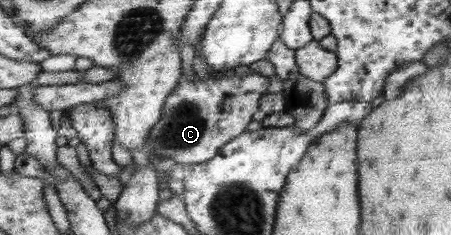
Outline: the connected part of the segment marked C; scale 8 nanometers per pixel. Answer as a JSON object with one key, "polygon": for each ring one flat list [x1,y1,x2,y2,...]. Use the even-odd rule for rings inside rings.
{"polygon":[[250,72,238,78,231,73,222,76,210,75,202,82,194,74,193,80,183,78,179,88,168,97,162,120,153,128,145,149,150,158,170,159,174,164,206,164,219,155,220,148,240,136,254,114,260,110,262,96,268,93,270,80,262,74]]}

